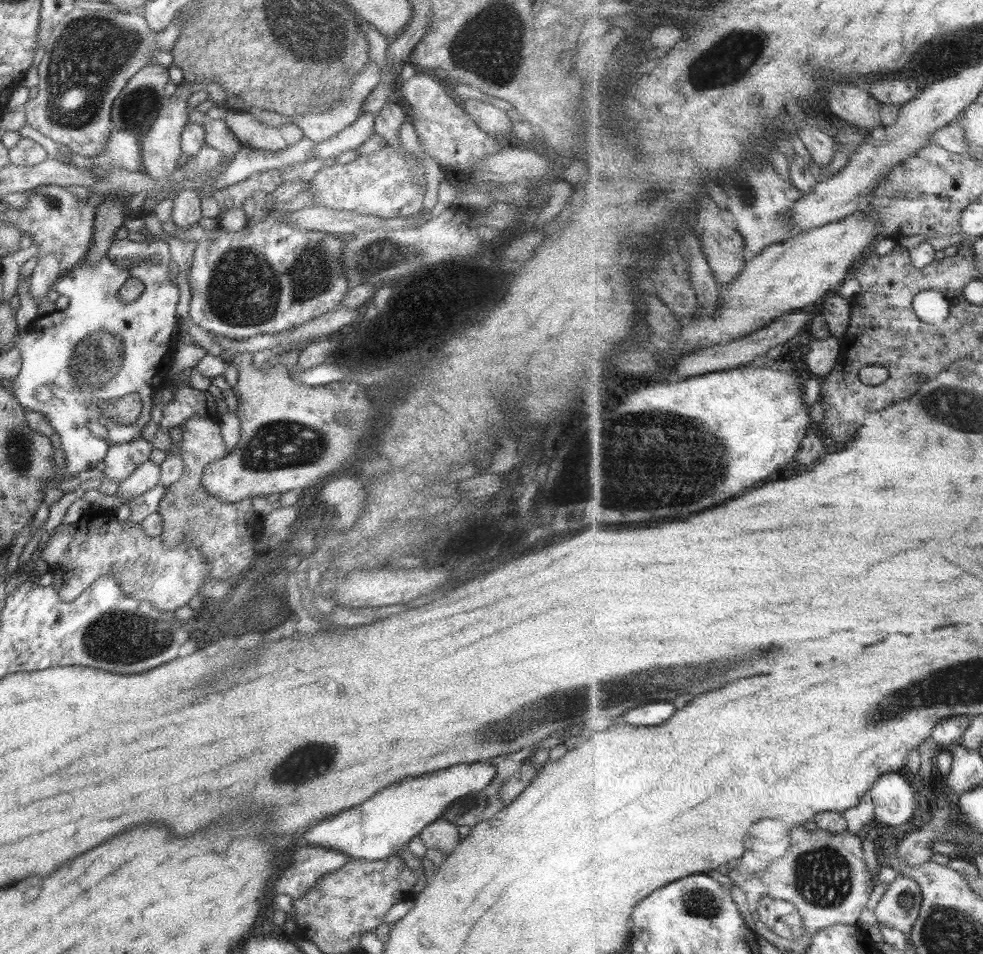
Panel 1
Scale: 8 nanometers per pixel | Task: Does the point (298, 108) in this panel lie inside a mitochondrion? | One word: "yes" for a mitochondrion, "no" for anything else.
no

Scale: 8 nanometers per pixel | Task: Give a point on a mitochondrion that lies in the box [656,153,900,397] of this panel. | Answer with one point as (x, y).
(744, 194)

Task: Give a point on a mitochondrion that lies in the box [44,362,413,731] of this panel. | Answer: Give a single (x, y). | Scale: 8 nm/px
(116, 638)

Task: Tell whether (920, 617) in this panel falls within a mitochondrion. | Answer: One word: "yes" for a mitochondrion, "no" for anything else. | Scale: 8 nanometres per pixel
no

